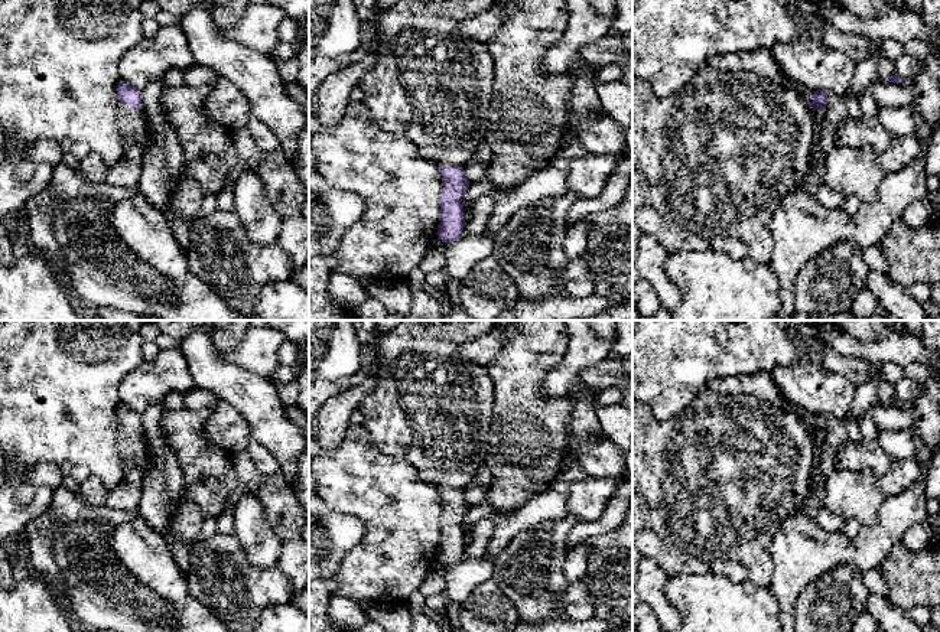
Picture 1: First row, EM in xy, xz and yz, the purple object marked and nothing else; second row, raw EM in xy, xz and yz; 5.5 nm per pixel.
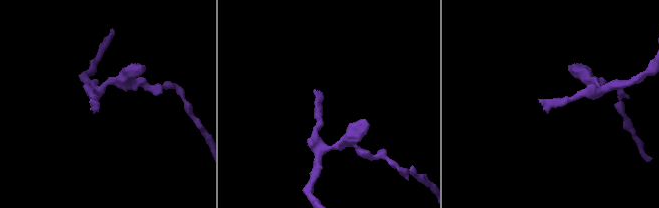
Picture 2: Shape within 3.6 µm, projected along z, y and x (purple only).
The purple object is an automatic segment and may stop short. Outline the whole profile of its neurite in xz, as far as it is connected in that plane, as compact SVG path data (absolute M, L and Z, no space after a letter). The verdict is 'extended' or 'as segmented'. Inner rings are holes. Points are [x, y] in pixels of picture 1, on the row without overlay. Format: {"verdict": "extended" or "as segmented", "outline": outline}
{"verdict": "extended", "outline": "M400 320L386 332L377 346L377 379L371 392L358 405L362 426L377 447L388 456L412 463L422 479L433 485L443 502L440 514L440 550L438 563L453 566L462 561L465 534L462 519L469 511L464 491L478 475L488 452L492 410L494 382L487 368L461 361L456 349L466 342L489 333L497 320Z"}

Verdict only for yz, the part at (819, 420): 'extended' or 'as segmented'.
extended

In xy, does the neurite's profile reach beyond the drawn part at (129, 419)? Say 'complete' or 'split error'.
split error

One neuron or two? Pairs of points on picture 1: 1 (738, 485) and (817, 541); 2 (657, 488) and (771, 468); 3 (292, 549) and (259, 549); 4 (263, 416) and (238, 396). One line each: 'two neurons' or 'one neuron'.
1: two neurons
2: one neuron
3: two neurons
4: one neuron

